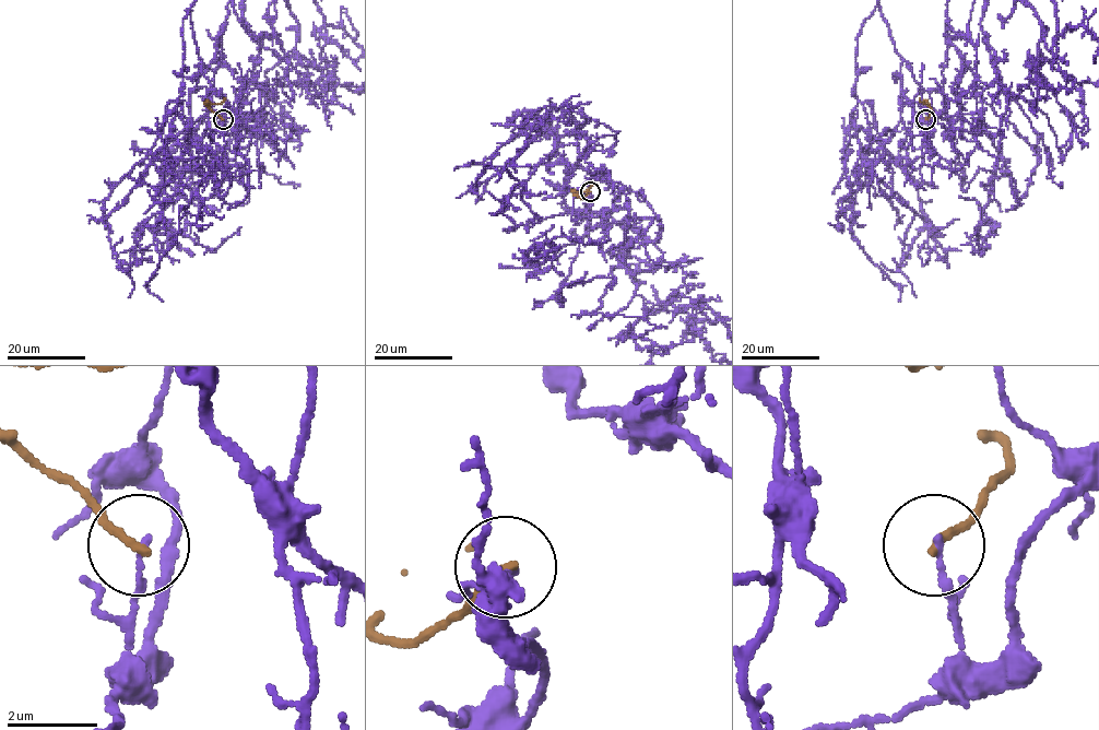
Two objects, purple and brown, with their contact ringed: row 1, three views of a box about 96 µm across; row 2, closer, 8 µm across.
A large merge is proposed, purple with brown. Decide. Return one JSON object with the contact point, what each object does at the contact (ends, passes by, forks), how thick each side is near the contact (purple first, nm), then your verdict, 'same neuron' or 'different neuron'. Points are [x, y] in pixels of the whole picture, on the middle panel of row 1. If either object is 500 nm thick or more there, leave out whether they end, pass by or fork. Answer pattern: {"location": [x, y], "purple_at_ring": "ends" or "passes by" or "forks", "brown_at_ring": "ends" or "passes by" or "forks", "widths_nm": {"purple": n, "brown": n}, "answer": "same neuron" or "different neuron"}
{"location": [590, 191], "purple_at_ring": "ends", "brown_at_ring": "ends", "widths_nm": {"purple": 140, "brown": 180}, "answer": "different neuron"}

